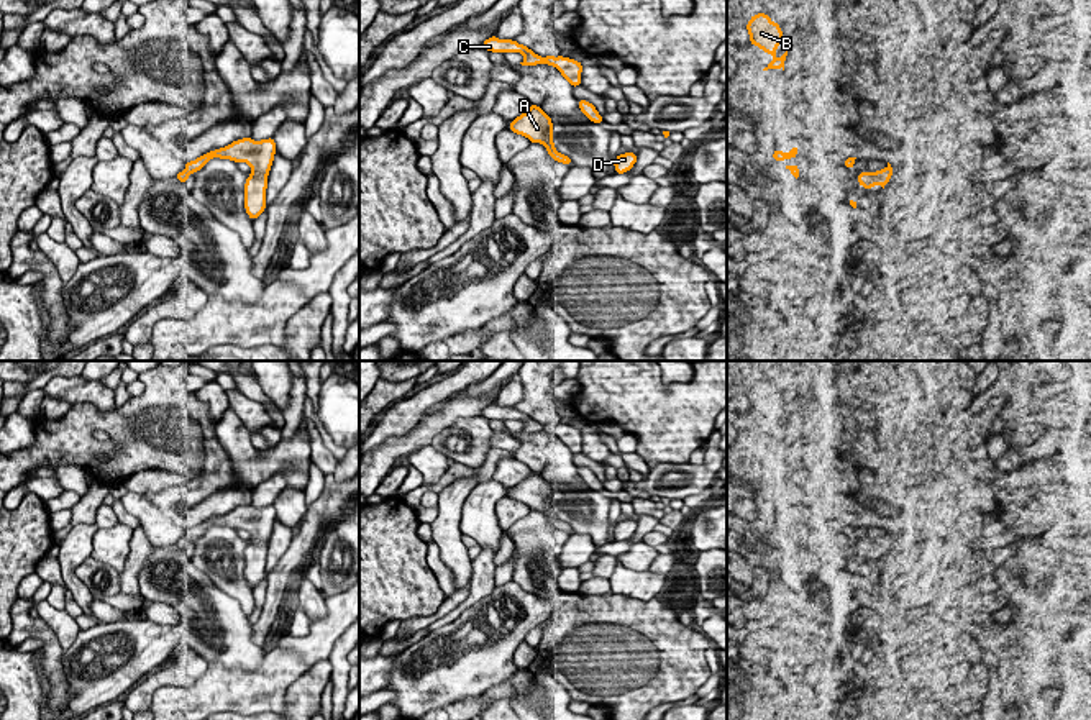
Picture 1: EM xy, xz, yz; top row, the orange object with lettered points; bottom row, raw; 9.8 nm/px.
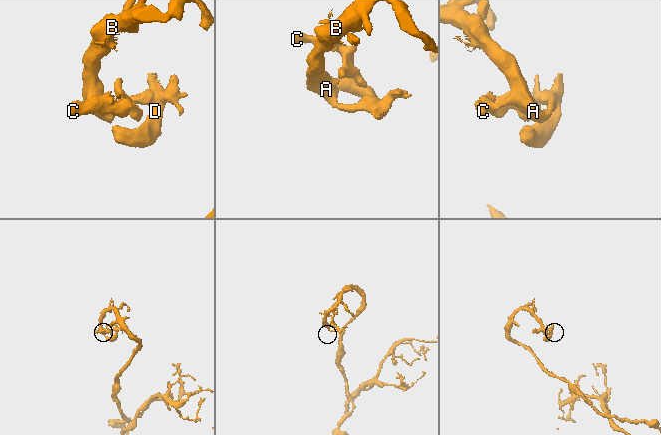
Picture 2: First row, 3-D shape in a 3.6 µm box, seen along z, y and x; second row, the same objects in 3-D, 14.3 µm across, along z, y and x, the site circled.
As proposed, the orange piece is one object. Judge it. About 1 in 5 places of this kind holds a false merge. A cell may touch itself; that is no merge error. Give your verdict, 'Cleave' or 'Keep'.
Keep

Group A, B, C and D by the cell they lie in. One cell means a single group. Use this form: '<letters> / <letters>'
A B C D

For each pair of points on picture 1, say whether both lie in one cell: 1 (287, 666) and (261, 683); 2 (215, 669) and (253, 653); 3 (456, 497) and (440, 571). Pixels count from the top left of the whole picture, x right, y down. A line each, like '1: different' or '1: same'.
1: same
2: different
3: different

